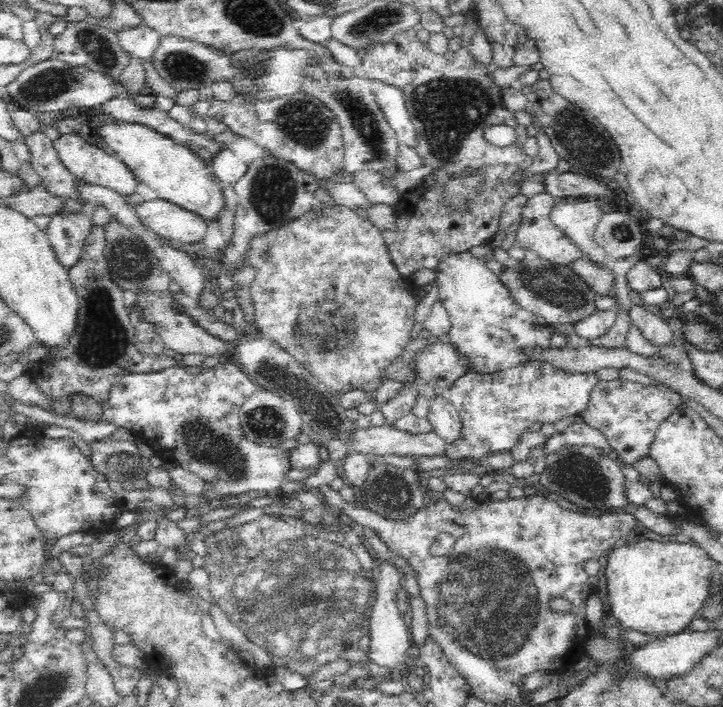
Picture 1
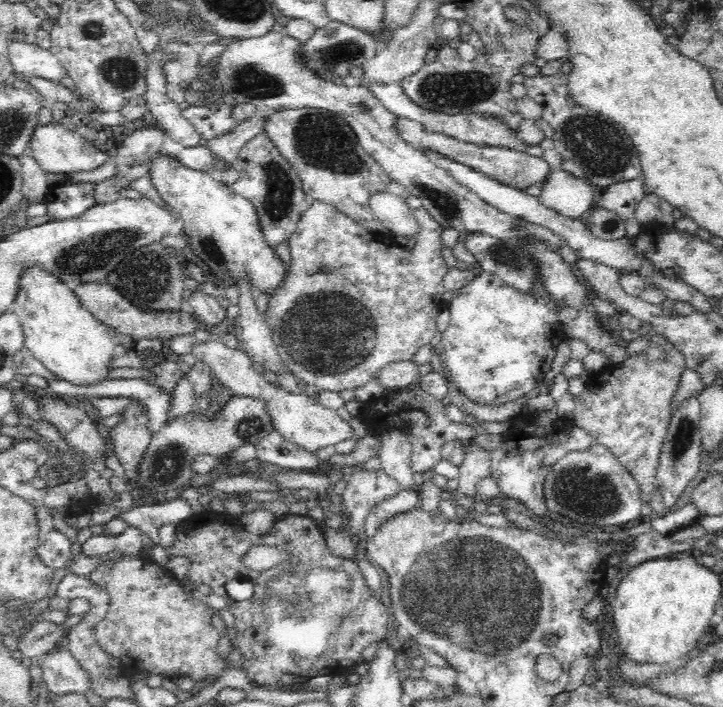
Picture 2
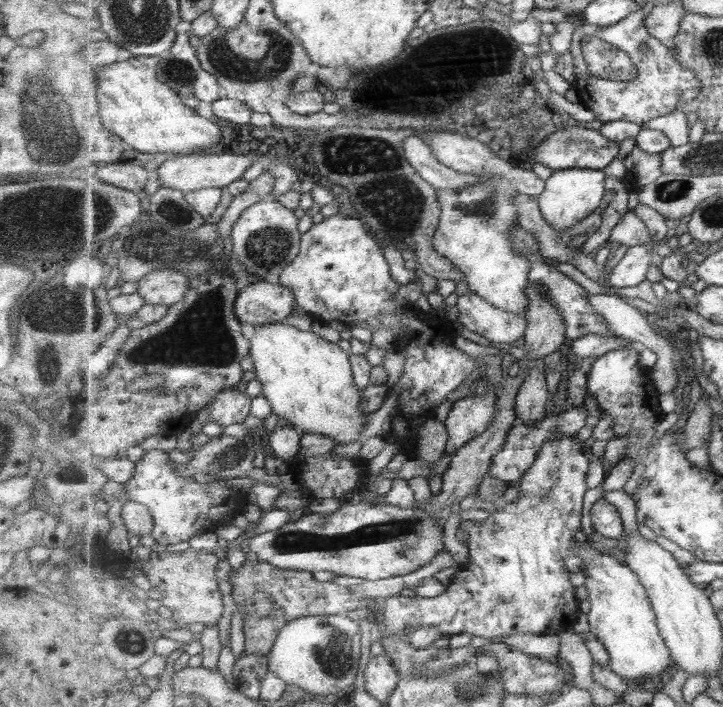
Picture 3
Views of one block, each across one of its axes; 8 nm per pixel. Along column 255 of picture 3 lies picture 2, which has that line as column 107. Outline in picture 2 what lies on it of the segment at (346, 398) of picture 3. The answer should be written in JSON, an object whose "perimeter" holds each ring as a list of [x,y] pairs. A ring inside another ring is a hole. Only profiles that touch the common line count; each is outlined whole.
{"perimeter":[[[36,262],[27,263],[18,281],[11,310],[19,316],[25,334],[24,347],[66,382],[96,384],[106,379],[110,358],[122,352],[121,344],[109,338],[109,327],[82,305],[76,292],[52,270],[46,270]]]}

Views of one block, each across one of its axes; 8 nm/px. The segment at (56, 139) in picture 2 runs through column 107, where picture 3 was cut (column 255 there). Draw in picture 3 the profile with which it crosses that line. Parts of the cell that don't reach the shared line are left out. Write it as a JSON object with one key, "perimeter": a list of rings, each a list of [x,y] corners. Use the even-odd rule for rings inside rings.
{"perimeter":[[[203,152],[191,156],[179,155],[163,162],[154,173],[154,176],[161,181],[161,187],[177,188],[186,196],[195,190],[229,187],[233,182],[242,179],[243,174],[246,174],[251,164],[260,159],[262,159],[262,156],[259,156],[259,154],[233,154],[233,152],[220,154]]]}

